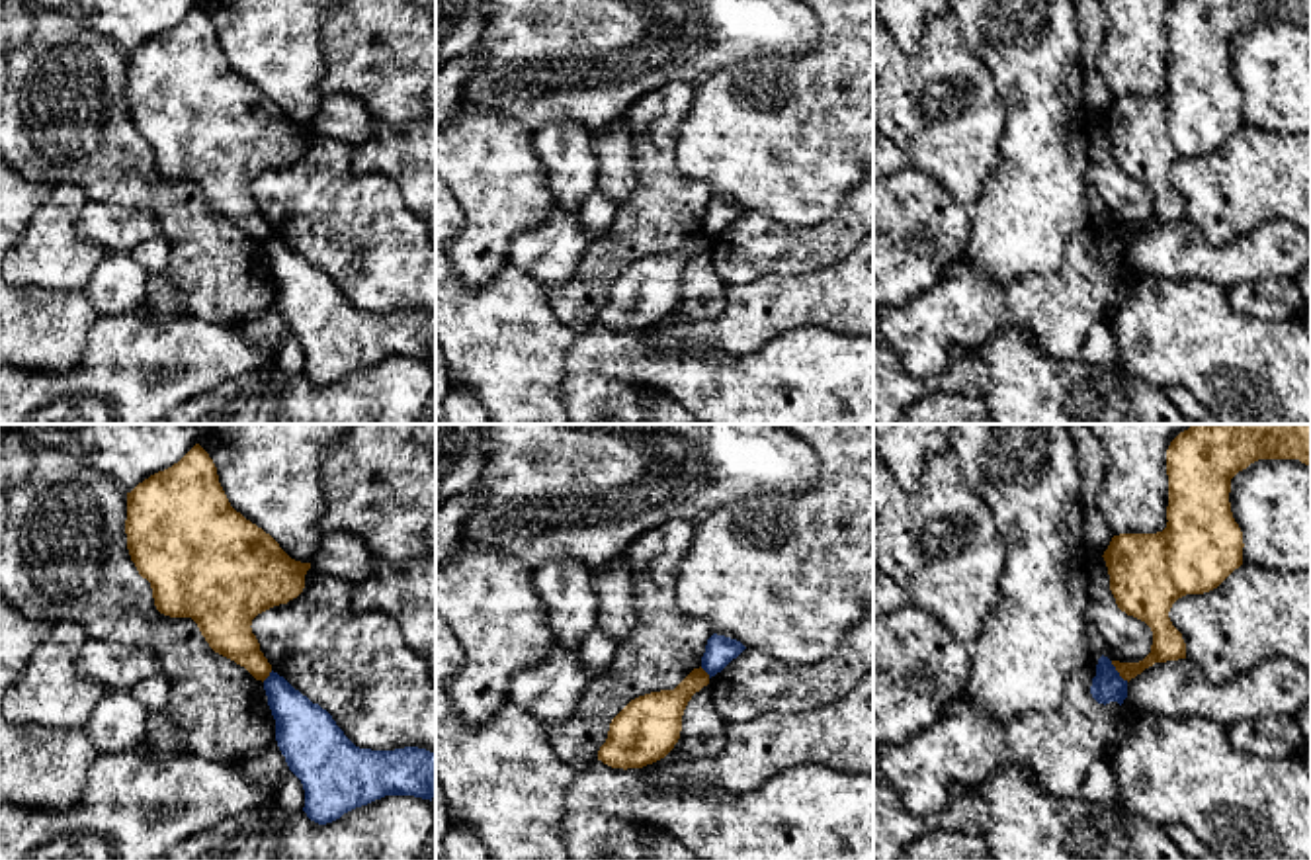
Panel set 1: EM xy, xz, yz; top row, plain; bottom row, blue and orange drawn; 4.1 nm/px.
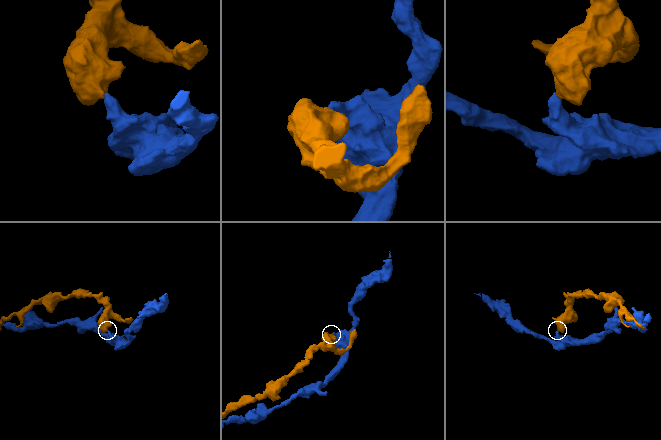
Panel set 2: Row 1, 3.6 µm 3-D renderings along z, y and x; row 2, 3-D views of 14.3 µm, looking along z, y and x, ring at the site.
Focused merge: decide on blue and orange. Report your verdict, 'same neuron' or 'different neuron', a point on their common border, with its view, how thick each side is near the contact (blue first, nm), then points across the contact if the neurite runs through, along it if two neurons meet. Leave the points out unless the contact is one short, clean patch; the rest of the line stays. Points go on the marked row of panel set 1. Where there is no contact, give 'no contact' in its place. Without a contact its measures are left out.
different neuron; contact yz (1118, 673); calibres 130 and 130 nm; border yz (1110, 661), (1128, 681)

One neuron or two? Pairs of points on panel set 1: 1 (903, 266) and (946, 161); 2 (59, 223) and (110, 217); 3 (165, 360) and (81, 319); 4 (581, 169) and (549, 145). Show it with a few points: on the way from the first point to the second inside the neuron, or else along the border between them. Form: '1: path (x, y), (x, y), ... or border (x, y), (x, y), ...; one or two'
1: border (909, 165), (929, 172), (966, 208); two
2: border (86, 202), (77, 217), (75, 231), (106, 253); two
3: border (98, 317), (88, 333), (84, 354), (71, 366); two
4: path (573, 167), (555, 153); one

